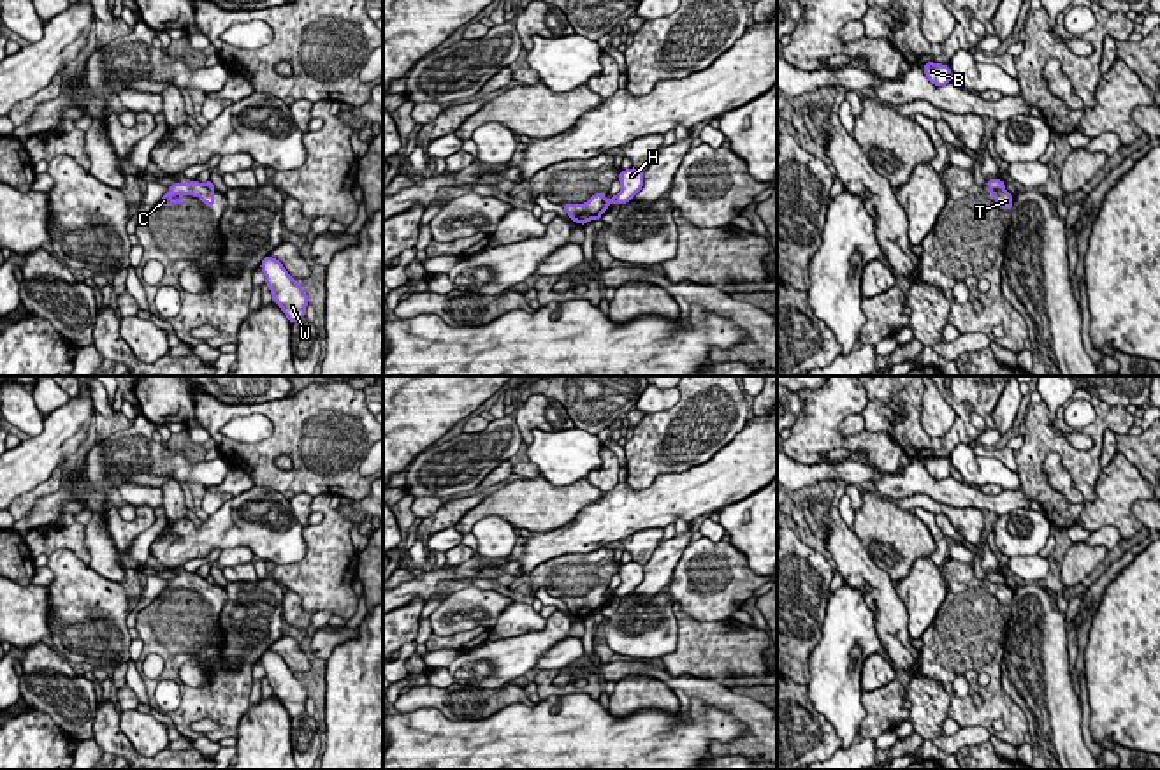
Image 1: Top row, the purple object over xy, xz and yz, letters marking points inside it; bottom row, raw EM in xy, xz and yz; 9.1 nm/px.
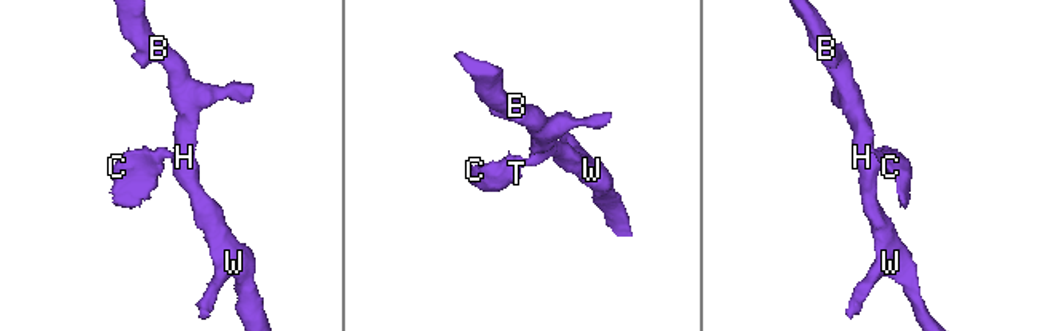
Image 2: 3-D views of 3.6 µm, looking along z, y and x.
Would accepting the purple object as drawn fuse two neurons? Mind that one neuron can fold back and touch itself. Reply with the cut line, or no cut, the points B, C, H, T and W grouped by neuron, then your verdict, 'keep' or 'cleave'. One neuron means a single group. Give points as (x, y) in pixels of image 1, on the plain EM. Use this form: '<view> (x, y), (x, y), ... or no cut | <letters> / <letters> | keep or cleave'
xz (605, 593), (607, 600) | B H W / C T | cleave

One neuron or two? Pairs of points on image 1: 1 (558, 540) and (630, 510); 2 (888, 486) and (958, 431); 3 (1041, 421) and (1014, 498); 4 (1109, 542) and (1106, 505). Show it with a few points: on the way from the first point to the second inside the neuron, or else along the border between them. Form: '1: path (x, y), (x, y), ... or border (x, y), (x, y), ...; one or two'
1: path (575, 538), (612, 517); one
2: border (911, 457), (921, 461); two
3: border (1018, 489), (1032, 500); two
4: border (1092, 531), (1113, 526), (1123, 545); two

